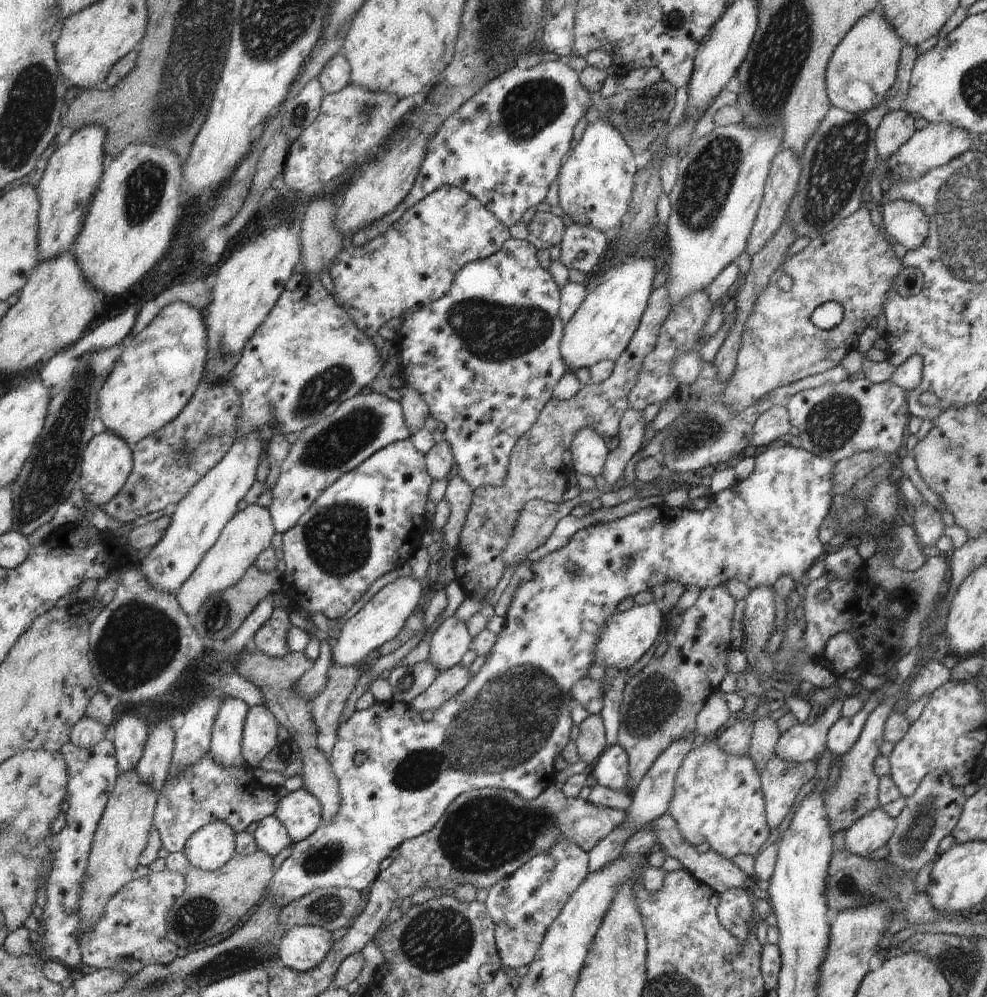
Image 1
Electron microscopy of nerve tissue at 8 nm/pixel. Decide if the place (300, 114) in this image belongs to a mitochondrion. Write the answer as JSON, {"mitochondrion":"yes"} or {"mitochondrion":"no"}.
{"mitochondrion":"yes"}

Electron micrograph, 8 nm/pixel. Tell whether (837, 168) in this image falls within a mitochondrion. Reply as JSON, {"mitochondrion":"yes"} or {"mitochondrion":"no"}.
{"mitochondrion":"yes"}

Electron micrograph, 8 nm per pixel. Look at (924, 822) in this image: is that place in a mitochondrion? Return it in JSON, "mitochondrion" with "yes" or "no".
{"mitochondrion":"yes"}

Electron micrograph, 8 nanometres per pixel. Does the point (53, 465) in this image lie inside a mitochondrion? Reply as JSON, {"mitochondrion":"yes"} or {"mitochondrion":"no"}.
{"mitochondrion":"yes"}

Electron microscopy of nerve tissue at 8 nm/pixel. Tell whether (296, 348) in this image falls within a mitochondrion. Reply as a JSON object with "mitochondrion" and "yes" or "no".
{"mitochondrion":"no"}

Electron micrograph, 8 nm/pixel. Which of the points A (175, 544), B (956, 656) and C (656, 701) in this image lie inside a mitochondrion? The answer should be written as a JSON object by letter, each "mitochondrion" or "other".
{"A":"other","B":"other","C":"mitochondrion"}

